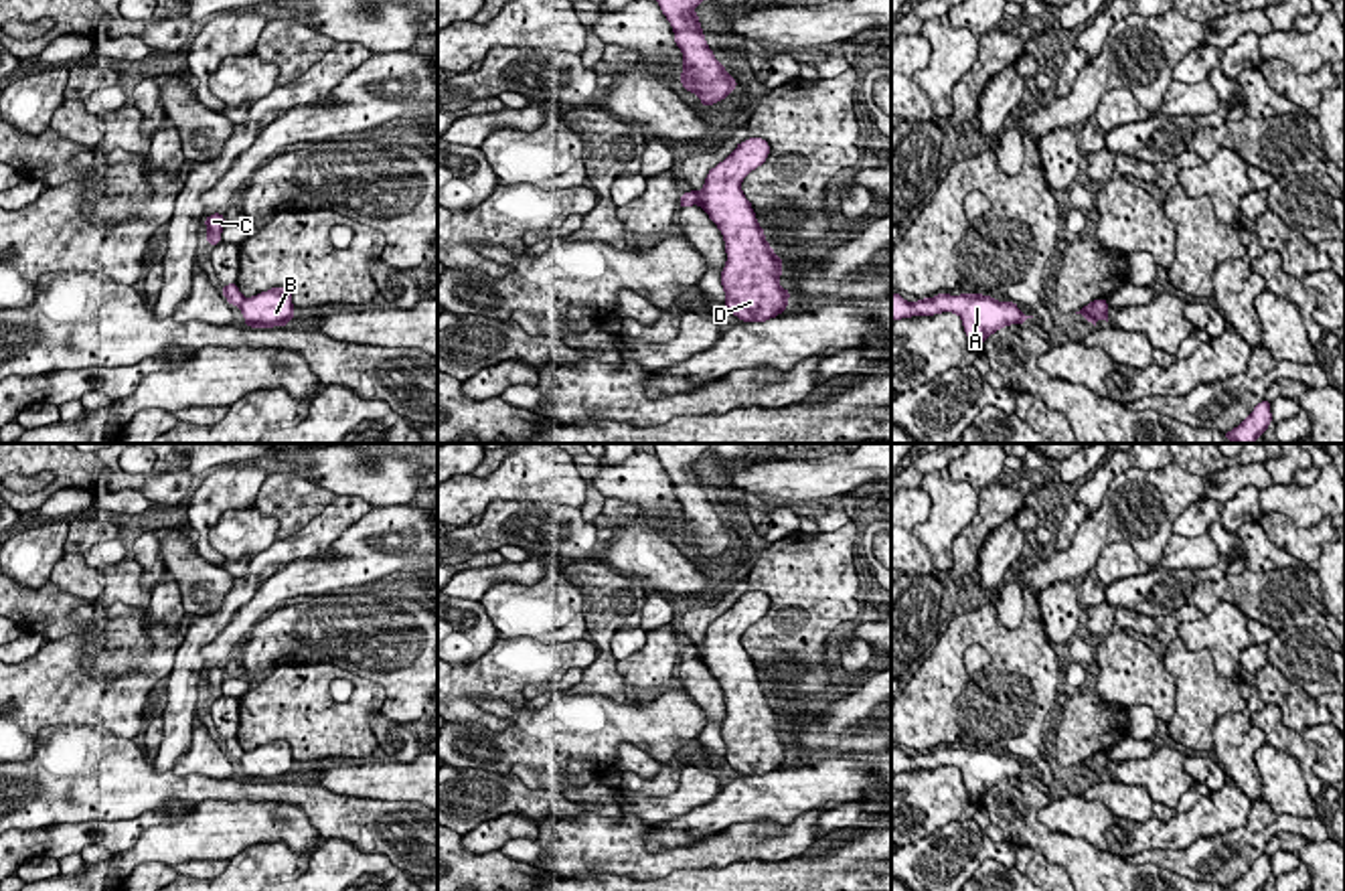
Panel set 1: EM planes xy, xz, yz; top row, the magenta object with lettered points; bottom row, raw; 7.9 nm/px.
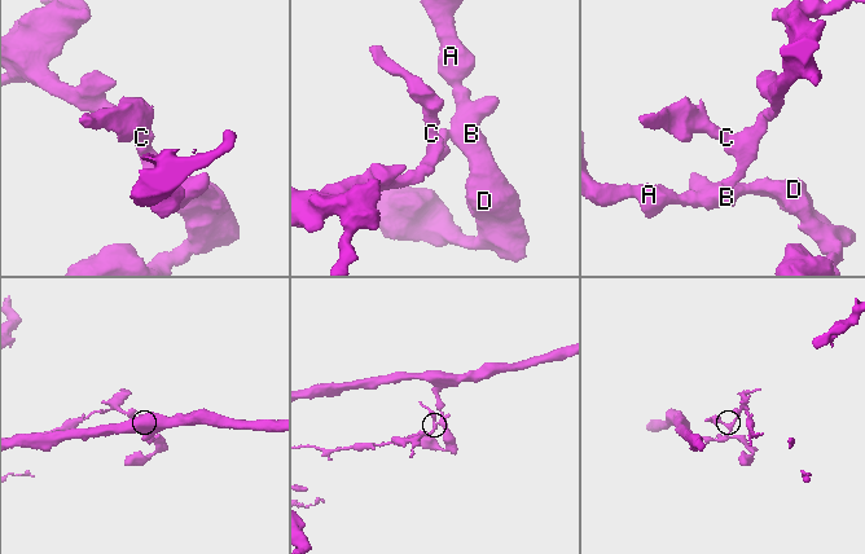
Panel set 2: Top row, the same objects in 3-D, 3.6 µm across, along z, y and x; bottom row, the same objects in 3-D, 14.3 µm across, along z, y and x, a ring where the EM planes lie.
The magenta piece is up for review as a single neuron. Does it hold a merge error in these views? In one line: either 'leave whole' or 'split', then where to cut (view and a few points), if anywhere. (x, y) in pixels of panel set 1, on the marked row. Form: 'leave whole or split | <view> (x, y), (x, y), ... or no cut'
split | xy (246, 298), (240, 306)

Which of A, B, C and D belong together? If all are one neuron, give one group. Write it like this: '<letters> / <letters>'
A B D / C

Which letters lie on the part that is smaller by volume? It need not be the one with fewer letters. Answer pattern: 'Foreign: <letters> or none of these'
Foreign: C

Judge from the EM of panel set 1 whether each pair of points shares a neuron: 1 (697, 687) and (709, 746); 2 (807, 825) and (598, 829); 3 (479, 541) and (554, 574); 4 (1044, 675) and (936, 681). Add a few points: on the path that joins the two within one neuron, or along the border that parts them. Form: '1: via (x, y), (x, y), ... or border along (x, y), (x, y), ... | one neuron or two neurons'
1: via (711, 701), (714, 732) | one neuron
2: via (754, 841), (734, 843), (691, 857), (651, 859) | one neuron
3: border along (539, 555), (554, 553), (566, 561) | two neurons
4: via (1013, 653), (993, 636), (969, 636), (955, 651) | one neuron

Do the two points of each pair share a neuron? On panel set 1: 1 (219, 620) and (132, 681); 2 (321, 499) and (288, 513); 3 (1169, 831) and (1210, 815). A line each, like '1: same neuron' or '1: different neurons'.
1: different neurons
2: same neuron
3: same neuron

